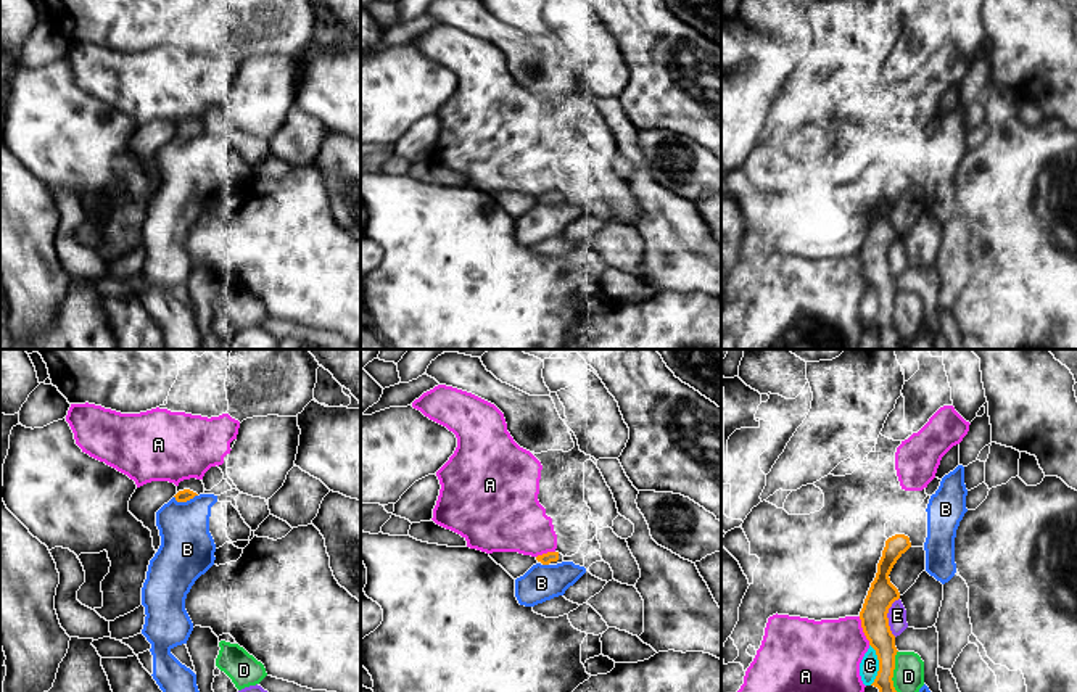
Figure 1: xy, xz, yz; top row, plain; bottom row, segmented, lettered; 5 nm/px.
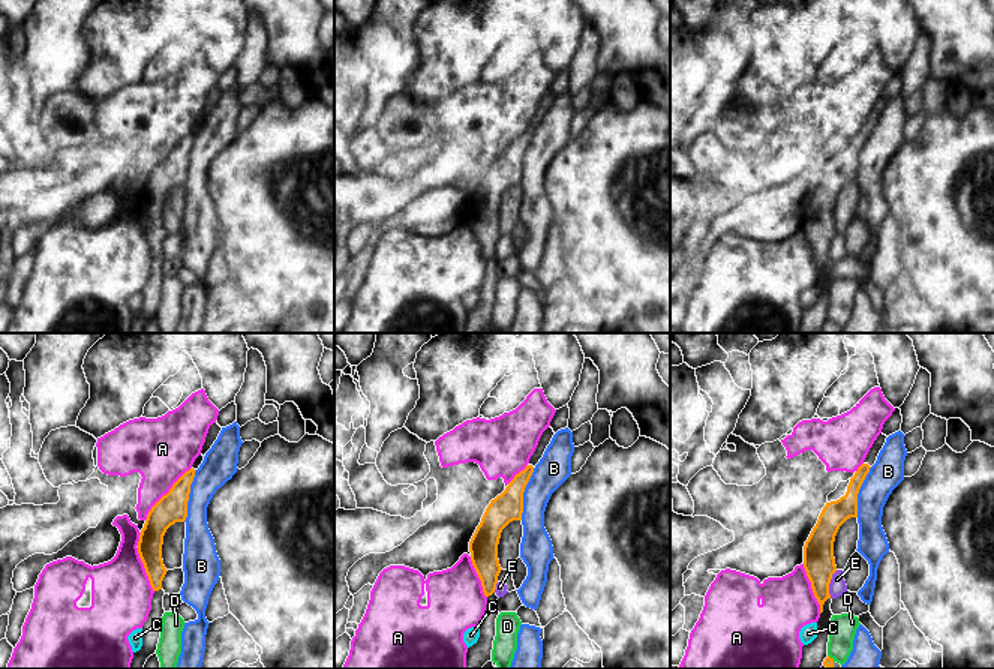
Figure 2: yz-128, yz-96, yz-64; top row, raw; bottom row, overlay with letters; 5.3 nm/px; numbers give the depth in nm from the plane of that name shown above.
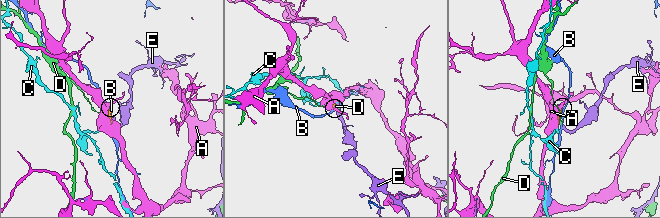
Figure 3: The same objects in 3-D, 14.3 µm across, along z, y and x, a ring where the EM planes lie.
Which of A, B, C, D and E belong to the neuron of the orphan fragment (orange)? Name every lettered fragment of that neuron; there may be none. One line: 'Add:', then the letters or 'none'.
Add: none

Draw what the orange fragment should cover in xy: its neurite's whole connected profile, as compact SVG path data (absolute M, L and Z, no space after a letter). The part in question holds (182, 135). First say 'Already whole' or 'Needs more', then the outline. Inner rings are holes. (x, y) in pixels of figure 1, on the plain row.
Needs more. M190 117L179 122L177 134L174 137L177 142L187 142L203 132L204 132L203 121L196 117Z

